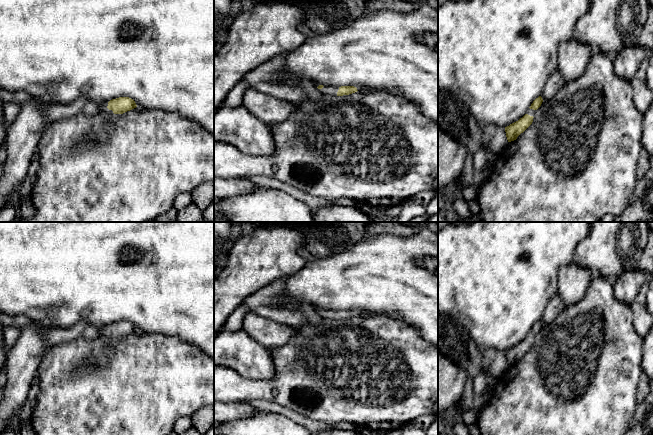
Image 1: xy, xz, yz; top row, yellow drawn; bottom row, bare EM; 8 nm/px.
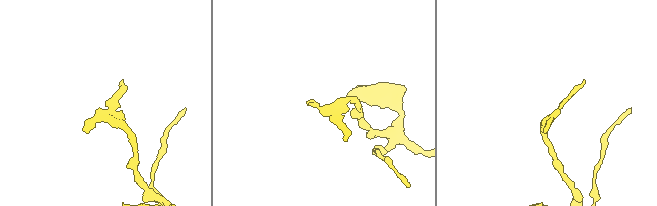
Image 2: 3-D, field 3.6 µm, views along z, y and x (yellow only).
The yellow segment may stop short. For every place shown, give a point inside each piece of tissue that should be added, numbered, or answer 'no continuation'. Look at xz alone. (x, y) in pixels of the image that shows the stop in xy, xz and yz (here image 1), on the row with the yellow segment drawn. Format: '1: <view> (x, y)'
1: xz (329, 90)

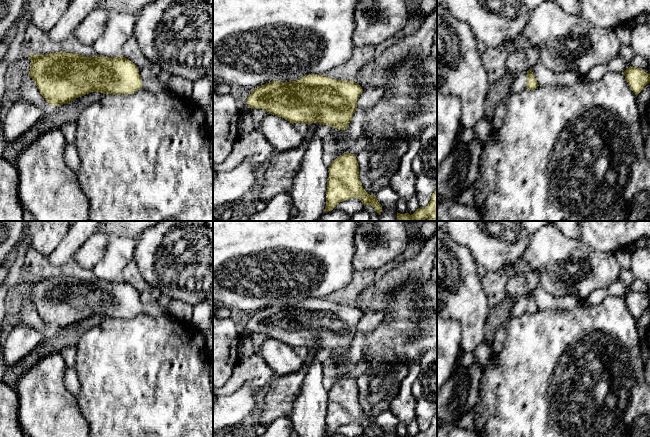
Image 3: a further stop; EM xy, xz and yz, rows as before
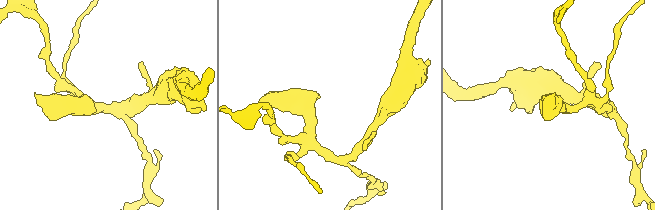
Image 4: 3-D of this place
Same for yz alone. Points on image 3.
no continuation

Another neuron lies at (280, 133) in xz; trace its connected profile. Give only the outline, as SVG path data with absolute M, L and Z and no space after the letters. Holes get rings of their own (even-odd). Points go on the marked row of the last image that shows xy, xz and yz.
M272 114L262 120L260 131L278 152L295 149L304 140L292 123Z

